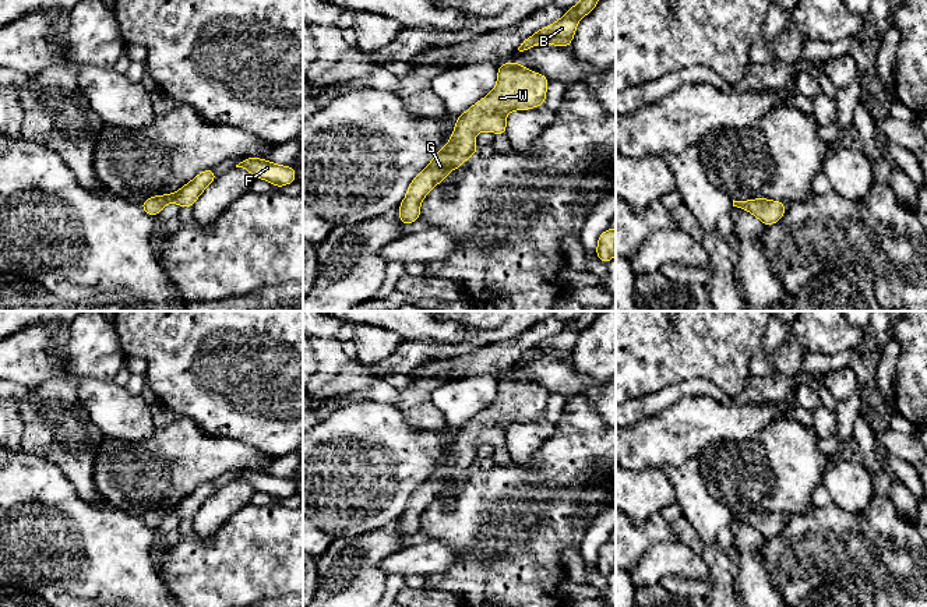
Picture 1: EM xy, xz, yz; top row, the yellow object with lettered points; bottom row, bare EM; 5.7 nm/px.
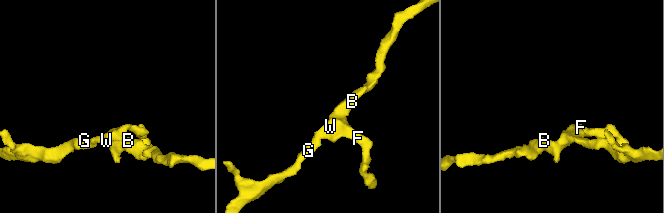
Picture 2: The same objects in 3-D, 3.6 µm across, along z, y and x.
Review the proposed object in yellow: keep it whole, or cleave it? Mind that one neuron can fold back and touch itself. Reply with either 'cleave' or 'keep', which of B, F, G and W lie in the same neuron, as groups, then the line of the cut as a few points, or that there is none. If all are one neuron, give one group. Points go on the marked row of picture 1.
keep | B F G W | no cut

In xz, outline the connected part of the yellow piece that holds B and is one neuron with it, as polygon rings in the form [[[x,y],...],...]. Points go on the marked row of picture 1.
[[[581,0],[574,7],[570,7],[564,17],[546,28],[539,29],[531,38],[524,39],[518,50],[524,52],[543,42],[554,46],[570,46],[574,39],[578,21],[588,15],[598,3],[599,0]]]

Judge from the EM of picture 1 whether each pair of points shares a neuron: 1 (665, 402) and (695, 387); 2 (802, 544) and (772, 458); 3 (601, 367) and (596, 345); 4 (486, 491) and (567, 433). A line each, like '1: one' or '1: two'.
1: one
2: two
3: one
4: one

